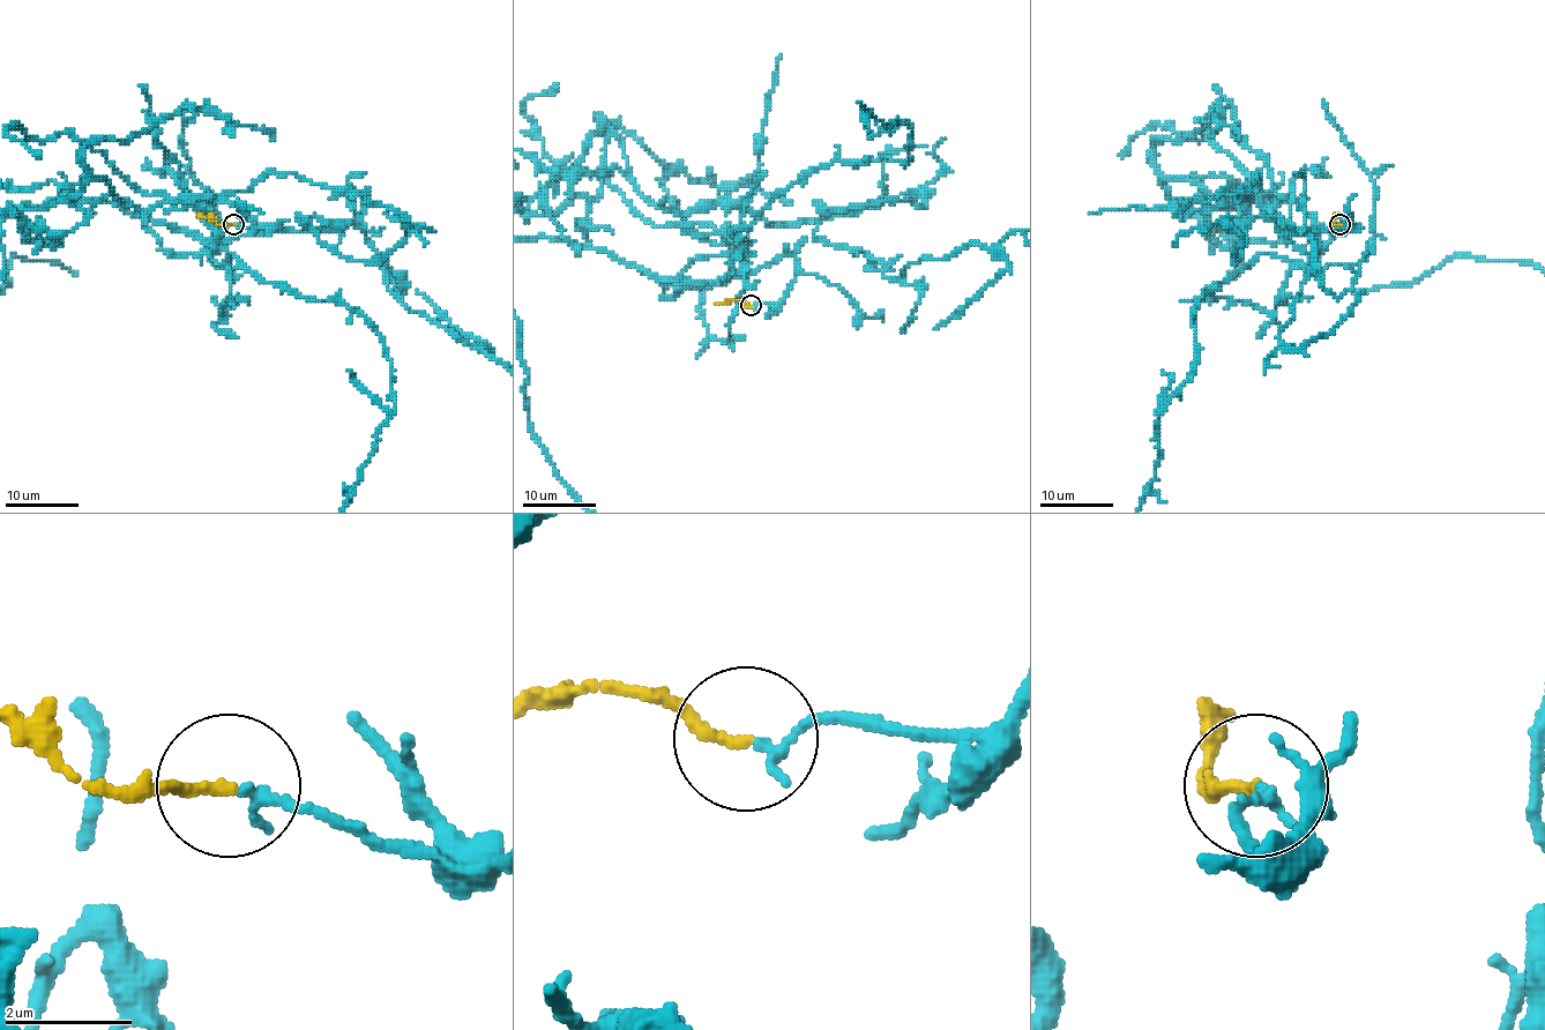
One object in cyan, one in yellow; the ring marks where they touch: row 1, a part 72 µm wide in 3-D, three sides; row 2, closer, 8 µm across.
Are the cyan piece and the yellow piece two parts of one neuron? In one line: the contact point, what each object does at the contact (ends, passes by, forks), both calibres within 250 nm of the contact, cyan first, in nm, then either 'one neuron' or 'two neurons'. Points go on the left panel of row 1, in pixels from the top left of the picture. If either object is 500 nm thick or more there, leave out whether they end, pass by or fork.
(233, 224) | cyan ends | yellow ends | 160/170 nm | one neuron

